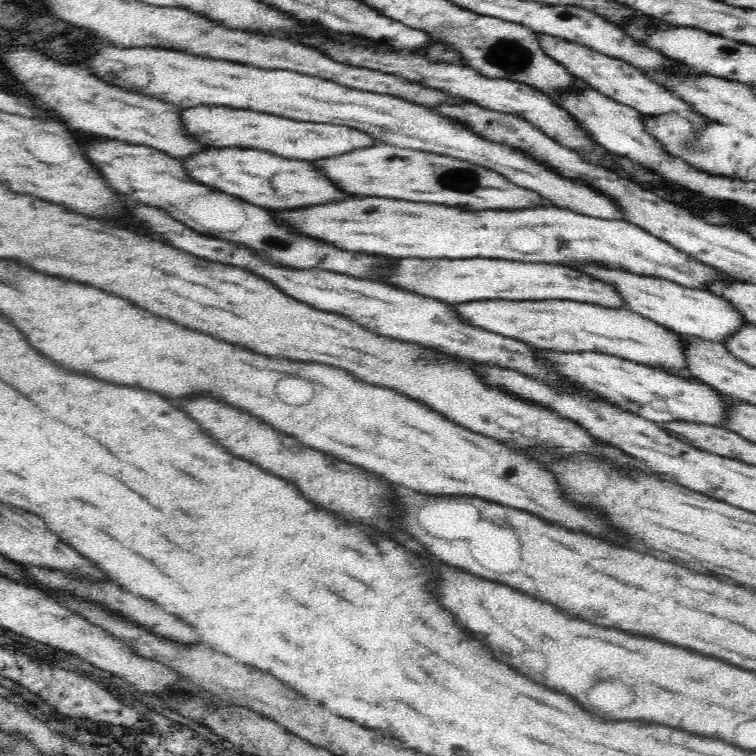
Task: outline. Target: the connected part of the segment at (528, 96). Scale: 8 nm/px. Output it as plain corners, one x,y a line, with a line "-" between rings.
320,40
320,50
326,52
330,58
338,60
338,62
350,62
354,66
364,66
364,68
374,68
374,70
382,70
388,74
398,74
408,78
410,82
422,82
424,86
430,88
440,88
450,96
460,96
460,98
468,98
479,106
488,110
495,110
502,114
511,114
518,118
523,118
532,126
536,127
542,134
551,138
558,145
568,148
572,153
579,154
582,160
594,166
601,166
606,170
616,172
616,160
619,156
604,149
604,146
596,143
592,137
588,136
588,131
579,125
574,117
564,109
562,105
558,105
552,101
549,95
534,90
531,86
512,82
508,79
492,79
480,78
480,74
476,74
470,68
462,68
462,66
448,66
448,64
436,64
436,62
426,62
426,60
418,60
418,58
406,58
406,56
394,56
394,54
374,54
368,50
352,50
346,46
334,46
326,40

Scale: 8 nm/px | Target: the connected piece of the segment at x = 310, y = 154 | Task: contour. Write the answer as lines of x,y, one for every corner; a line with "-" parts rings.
196,106
192,110
186,110
182,114
182,120
190,134
194,134
200,142
210,144
214,148
236,146
236,148
248,148
248,150
264,150
264,152
270,152
282,158
292,158
292,160
324,160
324,158
336,158
342,154
376,146
374,138
346,126
292,122
280,116
256,114
252,110

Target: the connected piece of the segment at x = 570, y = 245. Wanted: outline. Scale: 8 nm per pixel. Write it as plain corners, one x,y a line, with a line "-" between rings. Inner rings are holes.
364,198
364,200
348,200
348,202
340,202
340,204
326,204
326,206
318,206
318,208
308,208
308,210
296,210
286,214
286,218
290,224
298,226
300,232
310,234
314,238
324,238
330,240
334,246
342,248
342,250
352,250
352,252
366,252
366,254
384,254
384,256
394,256
394,258
420,258
420,260
434,260
434,258
448,258
448,260
460,260
460,258
500,258
500,260
510,260
510,262
552,262
558,266
568,266
568,268
578,269
580,266
600,266
600,268
609,268
610,270
621,270
636,276
647,276
648,278
659,278
668,282
675,282
684,288
690,290
706,290
714,284
714,282
732,282
733,278
718,270
714,266
710,266
698,259
691,257
688,253
676,249
672,244
650,234
647,230
641,229
638,225
626,222
624,220
604,220
600,218
592,218
583,214
576,214
570,210
558,210
558,208
534,208
534,210
514,210
514,212
494,212
494,210
486,210
486,212
464,212
464,210
456,210
456,208
446,208
446,206
428,206
428,204
420,204
420,202
400,202
400,200
388,200
388,198

